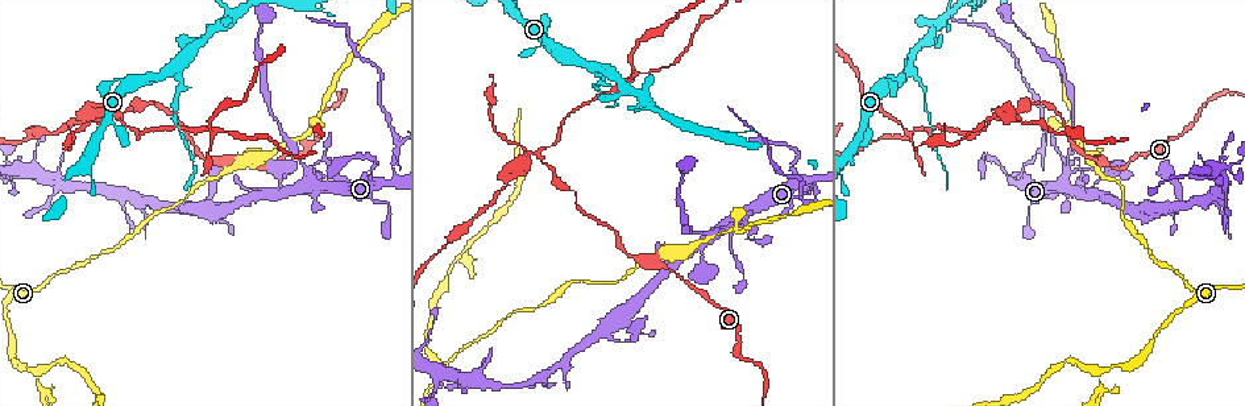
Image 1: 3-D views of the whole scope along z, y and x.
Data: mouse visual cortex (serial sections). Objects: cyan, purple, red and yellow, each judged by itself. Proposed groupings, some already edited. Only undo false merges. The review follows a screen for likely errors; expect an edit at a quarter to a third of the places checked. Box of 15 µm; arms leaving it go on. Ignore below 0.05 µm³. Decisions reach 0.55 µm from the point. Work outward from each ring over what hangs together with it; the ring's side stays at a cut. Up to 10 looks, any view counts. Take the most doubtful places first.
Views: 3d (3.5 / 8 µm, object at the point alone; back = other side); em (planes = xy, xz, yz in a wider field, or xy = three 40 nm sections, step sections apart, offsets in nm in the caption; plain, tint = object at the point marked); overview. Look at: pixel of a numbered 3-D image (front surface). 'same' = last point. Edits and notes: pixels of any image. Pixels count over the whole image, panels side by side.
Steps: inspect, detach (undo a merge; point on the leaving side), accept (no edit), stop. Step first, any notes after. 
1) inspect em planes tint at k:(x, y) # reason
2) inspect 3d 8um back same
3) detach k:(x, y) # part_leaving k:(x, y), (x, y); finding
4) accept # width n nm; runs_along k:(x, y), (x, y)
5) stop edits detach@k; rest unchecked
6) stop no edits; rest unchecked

inspect 3d 3.5um at 1:(114, 116) # four arms meet

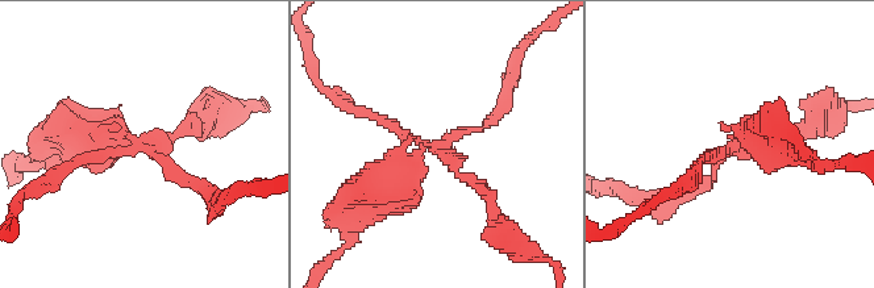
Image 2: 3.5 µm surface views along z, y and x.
detach 2:(390, 166) # arms 4; arm_widths 150, 150, 150, 450 nm; part_leaving 2:(437, 147), (413, 157), (353, 232); a second cell is stuck on

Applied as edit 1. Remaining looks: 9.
inspect overview

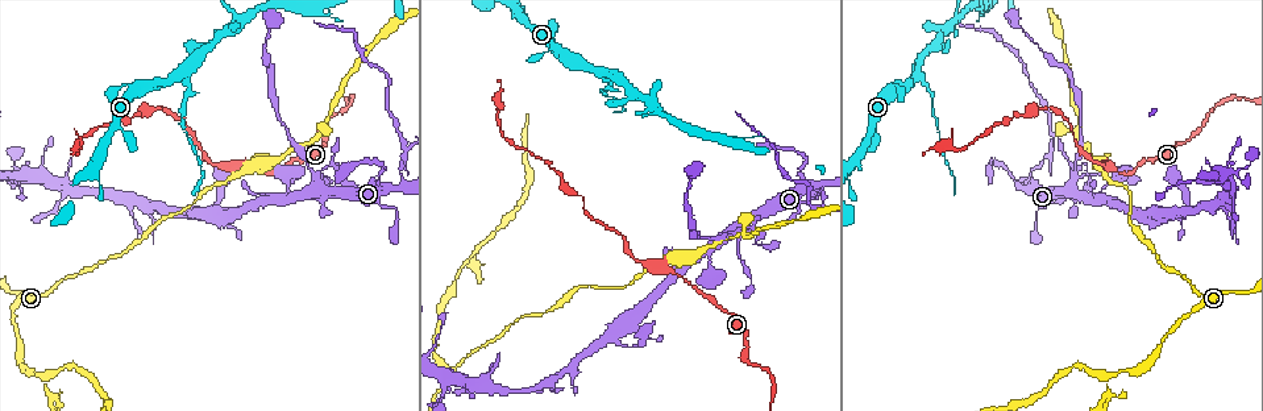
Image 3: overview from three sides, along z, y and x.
inspect 3d 3.5um at 3:(1046, 156) # side arm on a straight run

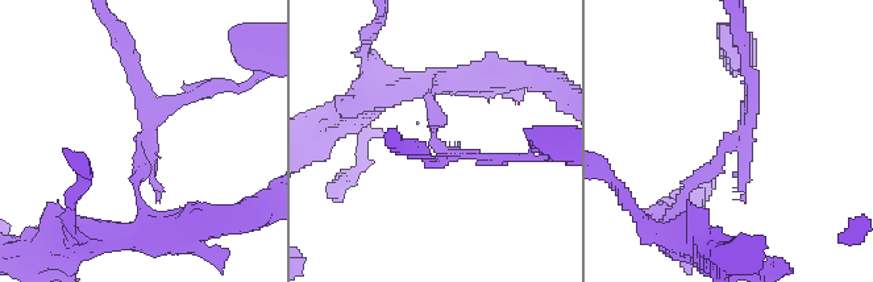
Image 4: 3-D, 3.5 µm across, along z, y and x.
inspect em xy step 5 tint at 4:(438, 138) # need the tissue

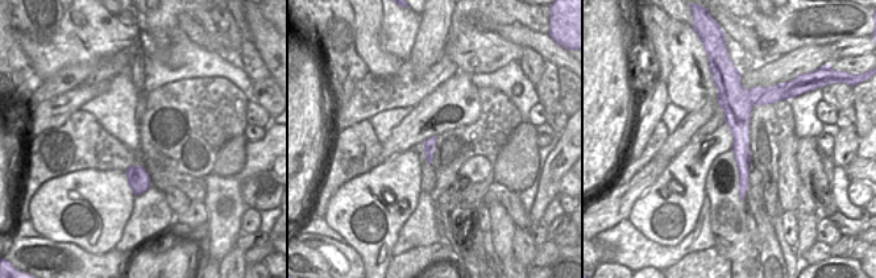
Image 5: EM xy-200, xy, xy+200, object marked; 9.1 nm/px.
inspect em planes tint same # another direction

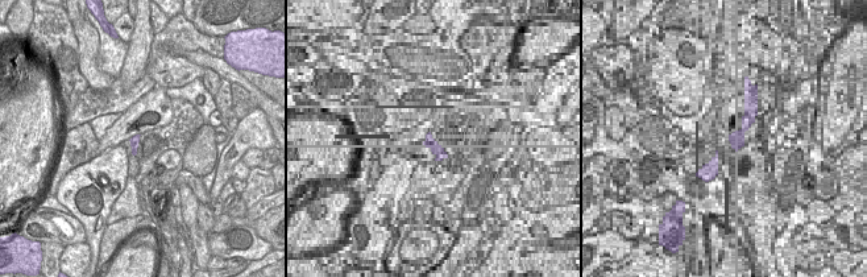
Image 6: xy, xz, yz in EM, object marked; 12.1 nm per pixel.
detach 4:(134, 66) # part_leaving 4:(149, 123), (145, 94), (117, 29); a second cell is stuck on

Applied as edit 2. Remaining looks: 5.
inspect 3d 8um at 3:(467, 262) # three arms meet

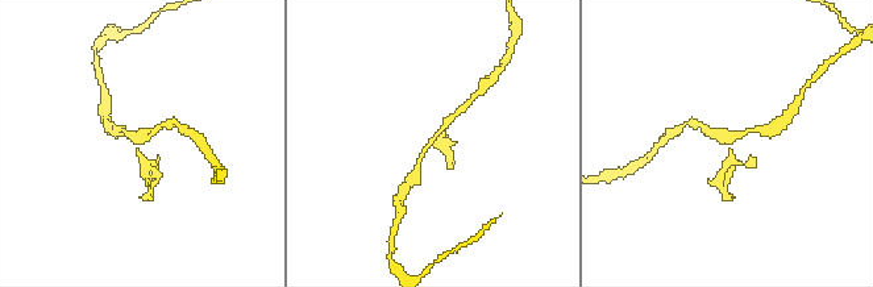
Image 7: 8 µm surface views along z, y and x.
inspect 3d 3.5um at 7:(136, 136)

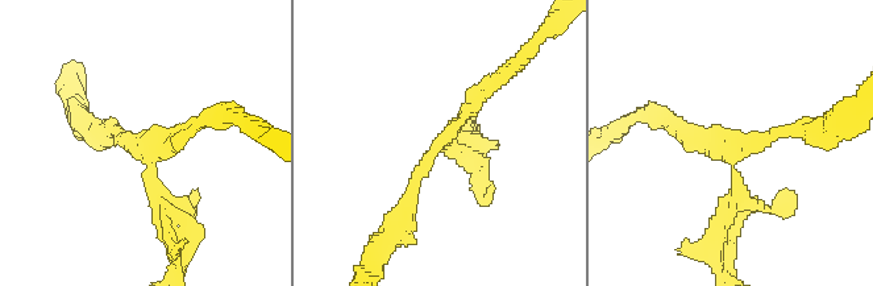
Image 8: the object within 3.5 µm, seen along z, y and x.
inspect em xy step 1 tint at 8:(143, 143) # arms 3; arm_widths 200, 200, 200 nm; shape alone is not enough

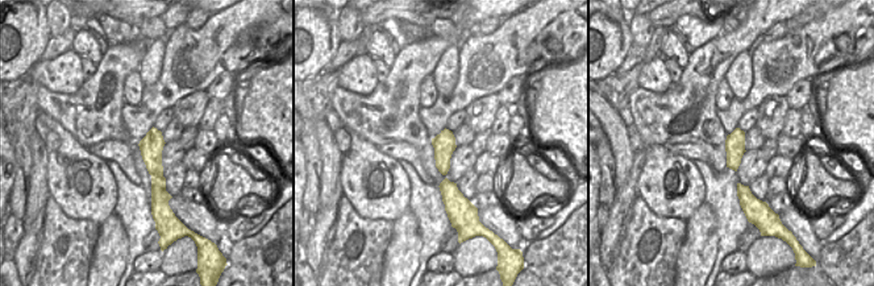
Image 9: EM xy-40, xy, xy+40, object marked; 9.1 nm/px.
detach 8:(470, 157) # border 9:(152, 175), (162, 177); two cells meet here

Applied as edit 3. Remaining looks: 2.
stop edits detach@2, detach@4, detach@8; rest unchecked

